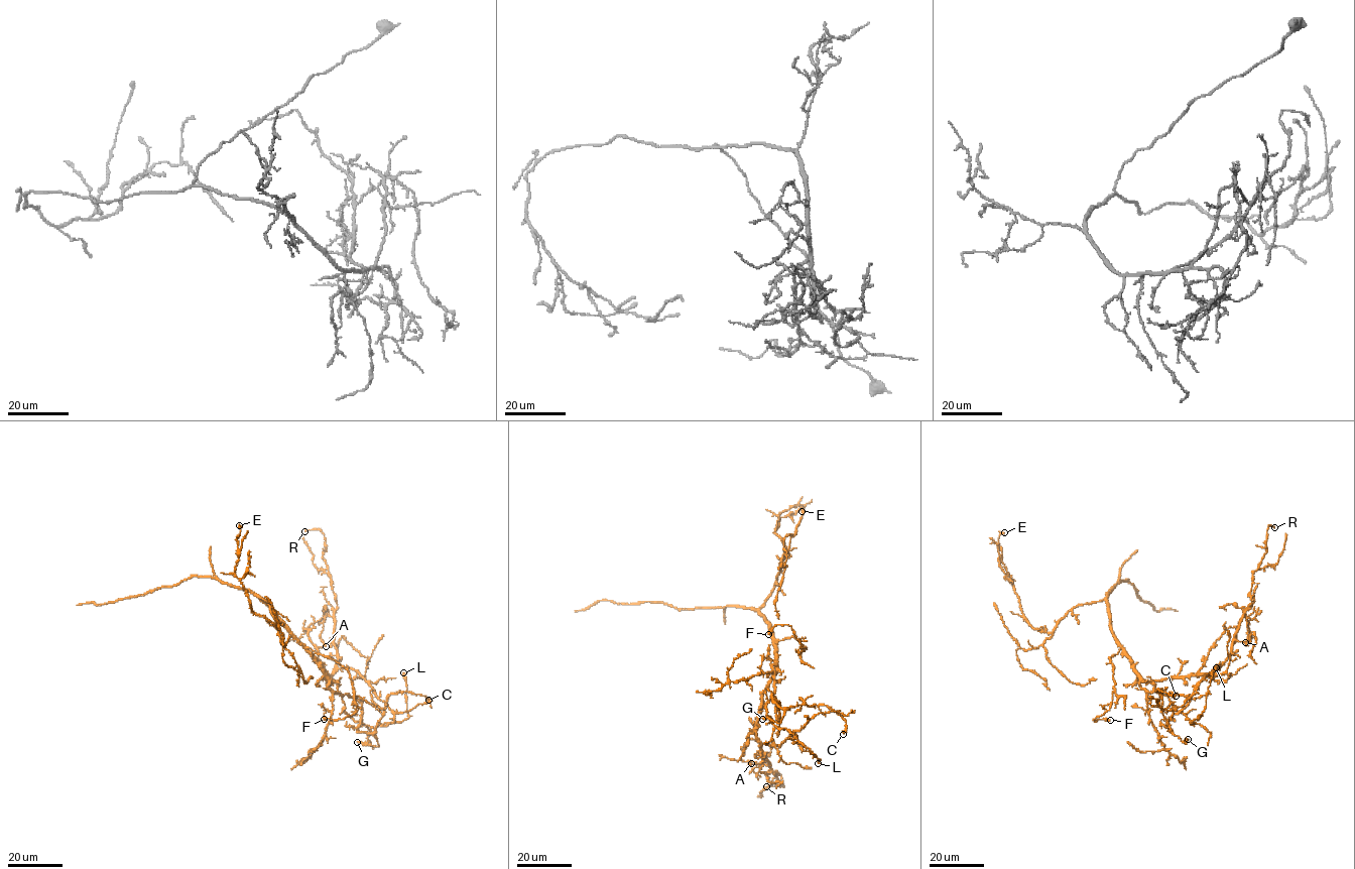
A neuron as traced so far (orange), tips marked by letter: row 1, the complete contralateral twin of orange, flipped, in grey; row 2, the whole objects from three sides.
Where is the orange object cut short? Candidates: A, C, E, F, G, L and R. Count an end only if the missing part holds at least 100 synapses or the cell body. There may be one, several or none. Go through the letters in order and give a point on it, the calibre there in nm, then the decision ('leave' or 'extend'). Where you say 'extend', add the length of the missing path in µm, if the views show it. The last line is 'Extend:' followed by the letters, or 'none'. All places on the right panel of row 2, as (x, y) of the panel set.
A: at (1245, 642); 280 nm thick; leave
C: at (1176, 696); 200 nm thick; leave
E: at (1004, 532); 220 nm thick; leave
F: at (1110, 720); 160 nm thick; leave
G: at (1188, 739); 320 nm thick; leave
L: at (1216, 667); 130 nm thick; leave
R: at (1274, 527); 150 nm thick; leave
Extend: none

